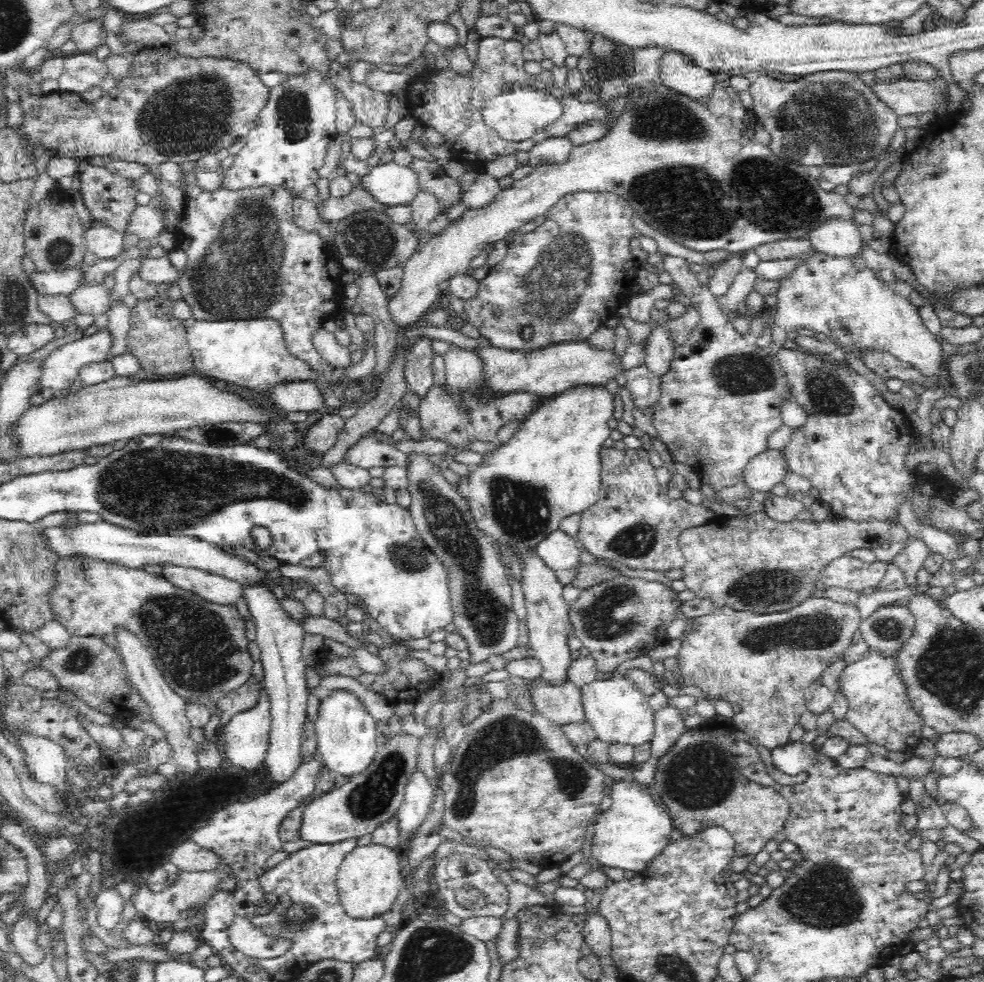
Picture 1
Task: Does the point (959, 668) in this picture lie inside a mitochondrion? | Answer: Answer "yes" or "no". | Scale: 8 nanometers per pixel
yes

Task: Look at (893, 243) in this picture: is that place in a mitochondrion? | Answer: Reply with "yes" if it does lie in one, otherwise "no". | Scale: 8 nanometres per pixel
no

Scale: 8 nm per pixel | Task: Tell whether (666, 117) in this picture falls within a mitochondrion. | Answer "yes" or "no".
yes

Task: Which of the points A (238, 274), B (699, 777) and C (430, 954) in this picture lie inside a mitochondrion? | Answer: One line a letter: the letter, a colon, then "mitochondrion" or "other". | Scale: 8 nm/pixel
A: mitochondrion
B: mitochondrion
C: mitochondrion

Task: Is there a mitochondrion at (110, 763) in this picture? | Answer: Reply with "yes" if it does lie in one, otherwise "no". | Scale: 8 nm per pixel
no

